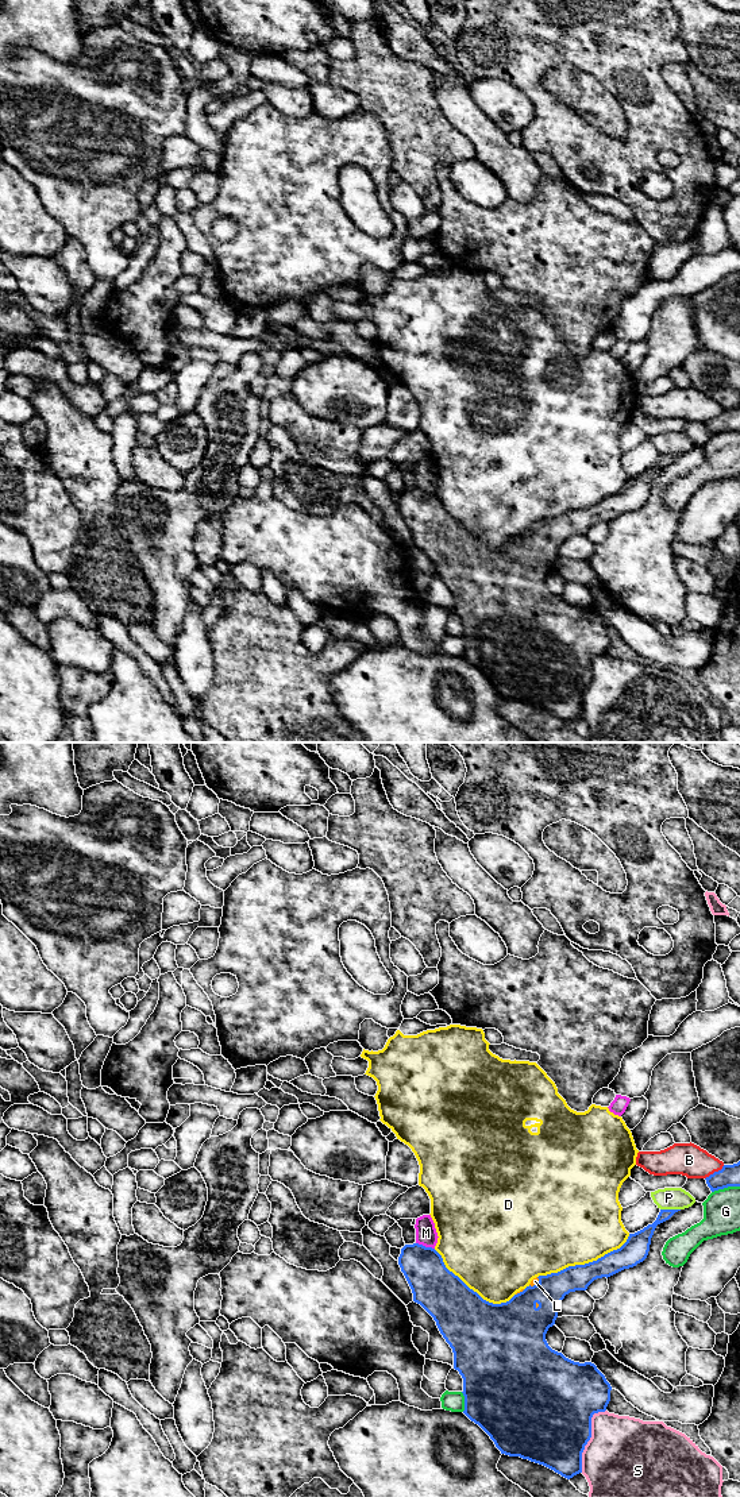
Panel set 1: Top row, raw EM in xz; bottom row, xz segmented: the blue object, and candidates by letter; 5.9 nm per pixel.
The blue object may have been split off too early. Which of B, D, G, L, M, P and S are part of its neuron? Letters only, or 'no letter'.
L

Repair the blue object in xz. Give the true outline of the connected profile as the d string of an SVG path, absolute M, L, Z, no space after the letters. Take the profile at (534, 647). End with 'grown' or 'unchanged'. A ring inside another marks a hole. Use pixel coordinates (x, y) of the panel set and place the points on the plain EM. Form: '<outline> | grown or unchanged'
M660 454L652 468L629 478L620 493L597 505L539 520L525 533L501 548L489 547L470 533L446 512L442 499L435 493L419 487L405 489L401 493L398 509L412 533L413 545L433 562L440 578L452 593L454 613L463 622L463 657L490 680L501 698L543 709L567 724L582 717L582 697L591 682L591 661L594 657L606 655L612 630L594 607L574 606L552 594L546 584L546 578L555 568L558 551L566 539L586 535L594 524L608 522L643 506L648 499L656 470L668 464L678 455L681 454Z | grown

